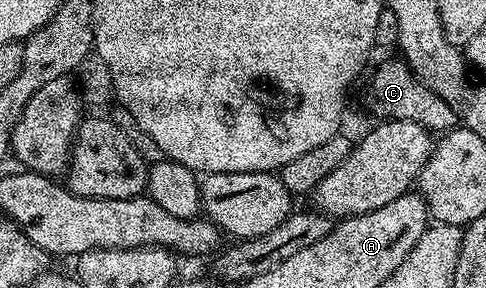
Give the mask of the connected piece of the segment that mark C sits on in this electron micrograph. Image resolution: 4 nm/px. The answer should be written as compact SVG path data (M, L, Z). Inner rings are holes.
M396 58L379 64L369 79L369 107L378 115L376 118L381 121L391 119L411 121L418 123L430 133L448 133L454 130L459 120L451 105L447 105L443 97L439 97L427 85L423 85L423 81L409 70L404 58Z

